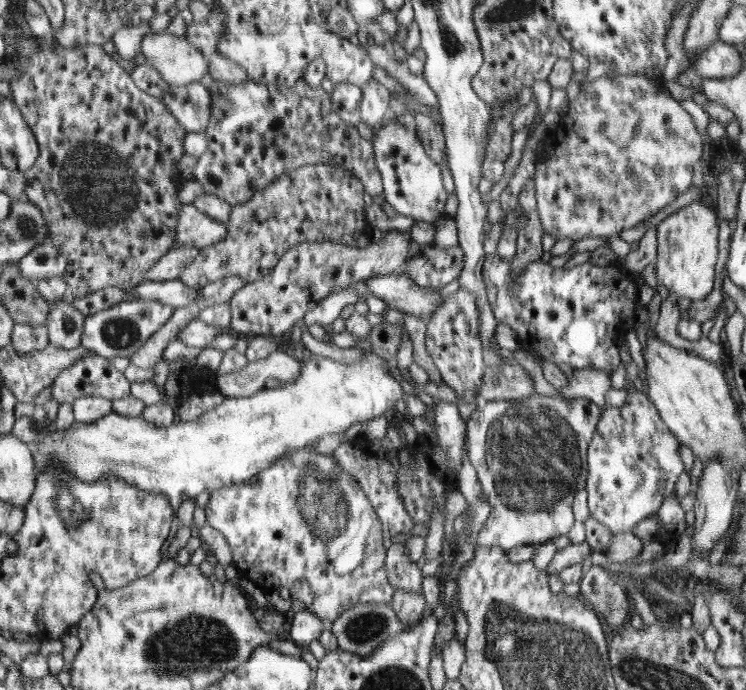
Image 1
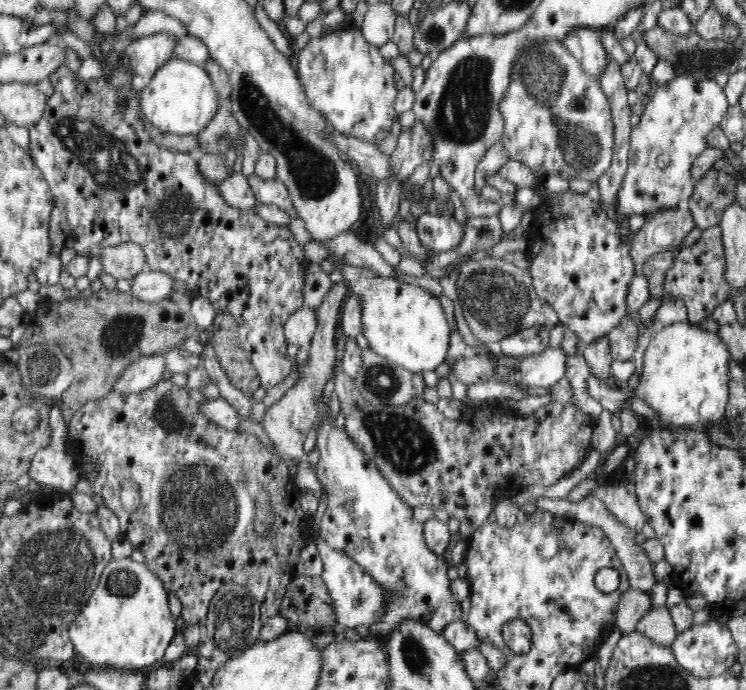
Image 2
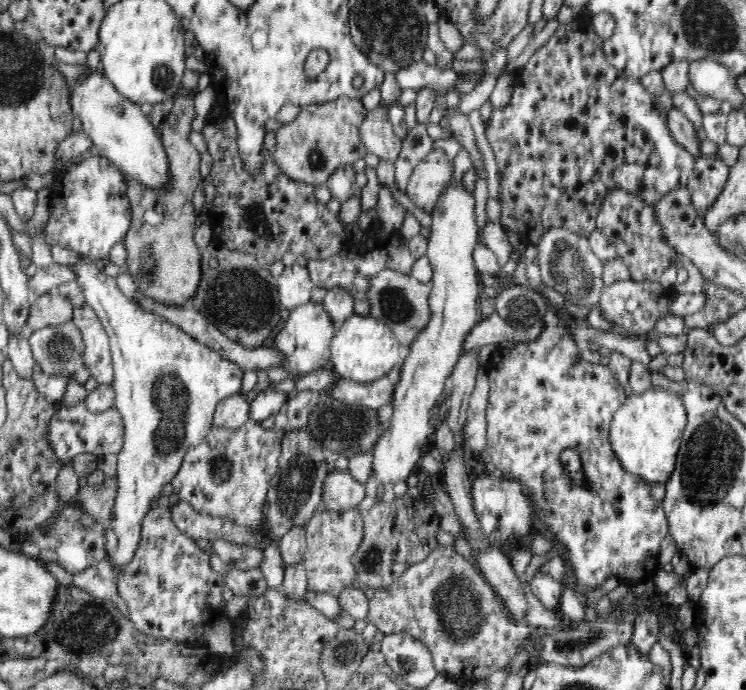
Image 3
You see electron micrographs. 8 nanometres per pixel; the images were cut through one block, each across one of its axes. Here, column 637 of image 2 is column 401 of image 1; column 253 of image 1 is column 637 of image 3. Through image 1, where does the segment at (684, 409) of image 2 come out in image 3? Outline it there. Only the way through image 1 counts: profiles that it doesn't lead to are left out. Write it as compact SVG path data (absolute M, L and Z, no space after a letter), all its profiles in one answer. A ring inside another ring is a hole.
M650 388L648 391L630 395L614 413L609 430L609 442L625 471L636 475L651 486L667 483L673 475L681 447L681 438L687 425L687 412L680 396L664 389Z

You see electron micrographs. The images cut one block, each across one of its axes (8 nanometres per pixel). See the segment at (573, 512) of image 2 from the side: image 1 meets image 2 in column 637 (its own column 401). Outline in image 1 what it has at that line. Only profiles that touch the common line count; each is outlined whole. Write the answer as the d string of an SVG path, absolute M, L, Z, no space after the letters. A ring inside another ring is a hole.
M406 541L388 542L386 567L388 580L396 589L420 592L424 596L422 571L410 557Z

